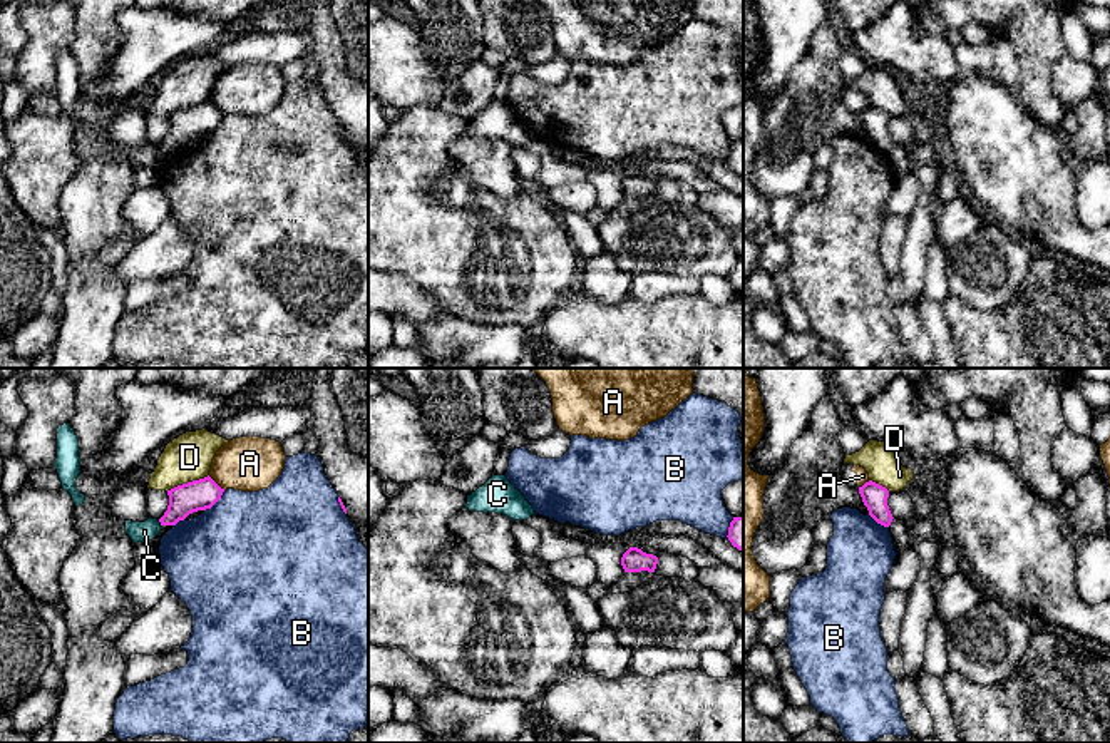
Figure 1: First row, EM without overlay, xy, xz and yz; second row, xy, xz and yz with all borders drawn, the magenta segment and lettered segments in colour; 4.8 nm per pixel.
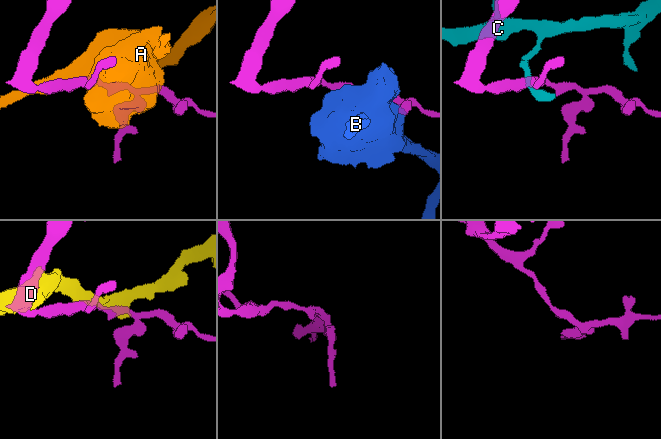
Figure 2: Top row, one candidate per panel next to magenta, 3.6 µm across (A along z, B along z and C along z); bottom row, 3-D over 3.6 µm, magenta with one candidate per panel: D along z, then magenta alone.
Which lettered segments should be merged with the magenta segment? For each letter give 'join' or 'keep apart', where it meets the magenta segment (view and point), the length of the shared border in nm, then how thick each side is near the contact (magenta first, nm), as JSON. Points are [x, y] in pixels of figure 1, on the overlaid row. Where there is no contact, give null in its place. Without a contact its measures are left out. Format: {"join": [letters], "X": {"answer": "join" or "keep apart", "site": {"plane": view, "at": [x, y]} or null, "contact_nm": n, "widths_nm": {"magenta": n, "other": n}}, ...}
{"join": [], "A": {"answer": "keep apart", "site": {"plane": "xy", "at": [215, 482]}, "contact_nm": 110, "widths_nm": {"magenta": 150, "other": 260}}, "B": {"answer": "keep apart", "site": {"plane": "xy", "at": [215, 502]}, "contact_nm": 140, "widths_nm": {"magenta": 150, "other": 500}}, "C": {"answer": "keep apart", "site": {"plane": "xy", "at": [159, 521]}, "contact_nm": 30, "widths_nm": {"magenta": 150, "other": 100}}, "D": {"answer": "keep apart", "site": {"plane": "xy", "at": [188, 482]}, "contact_nm": 220, "widths_nm": {"magenta": 150, "other": 220}}}

